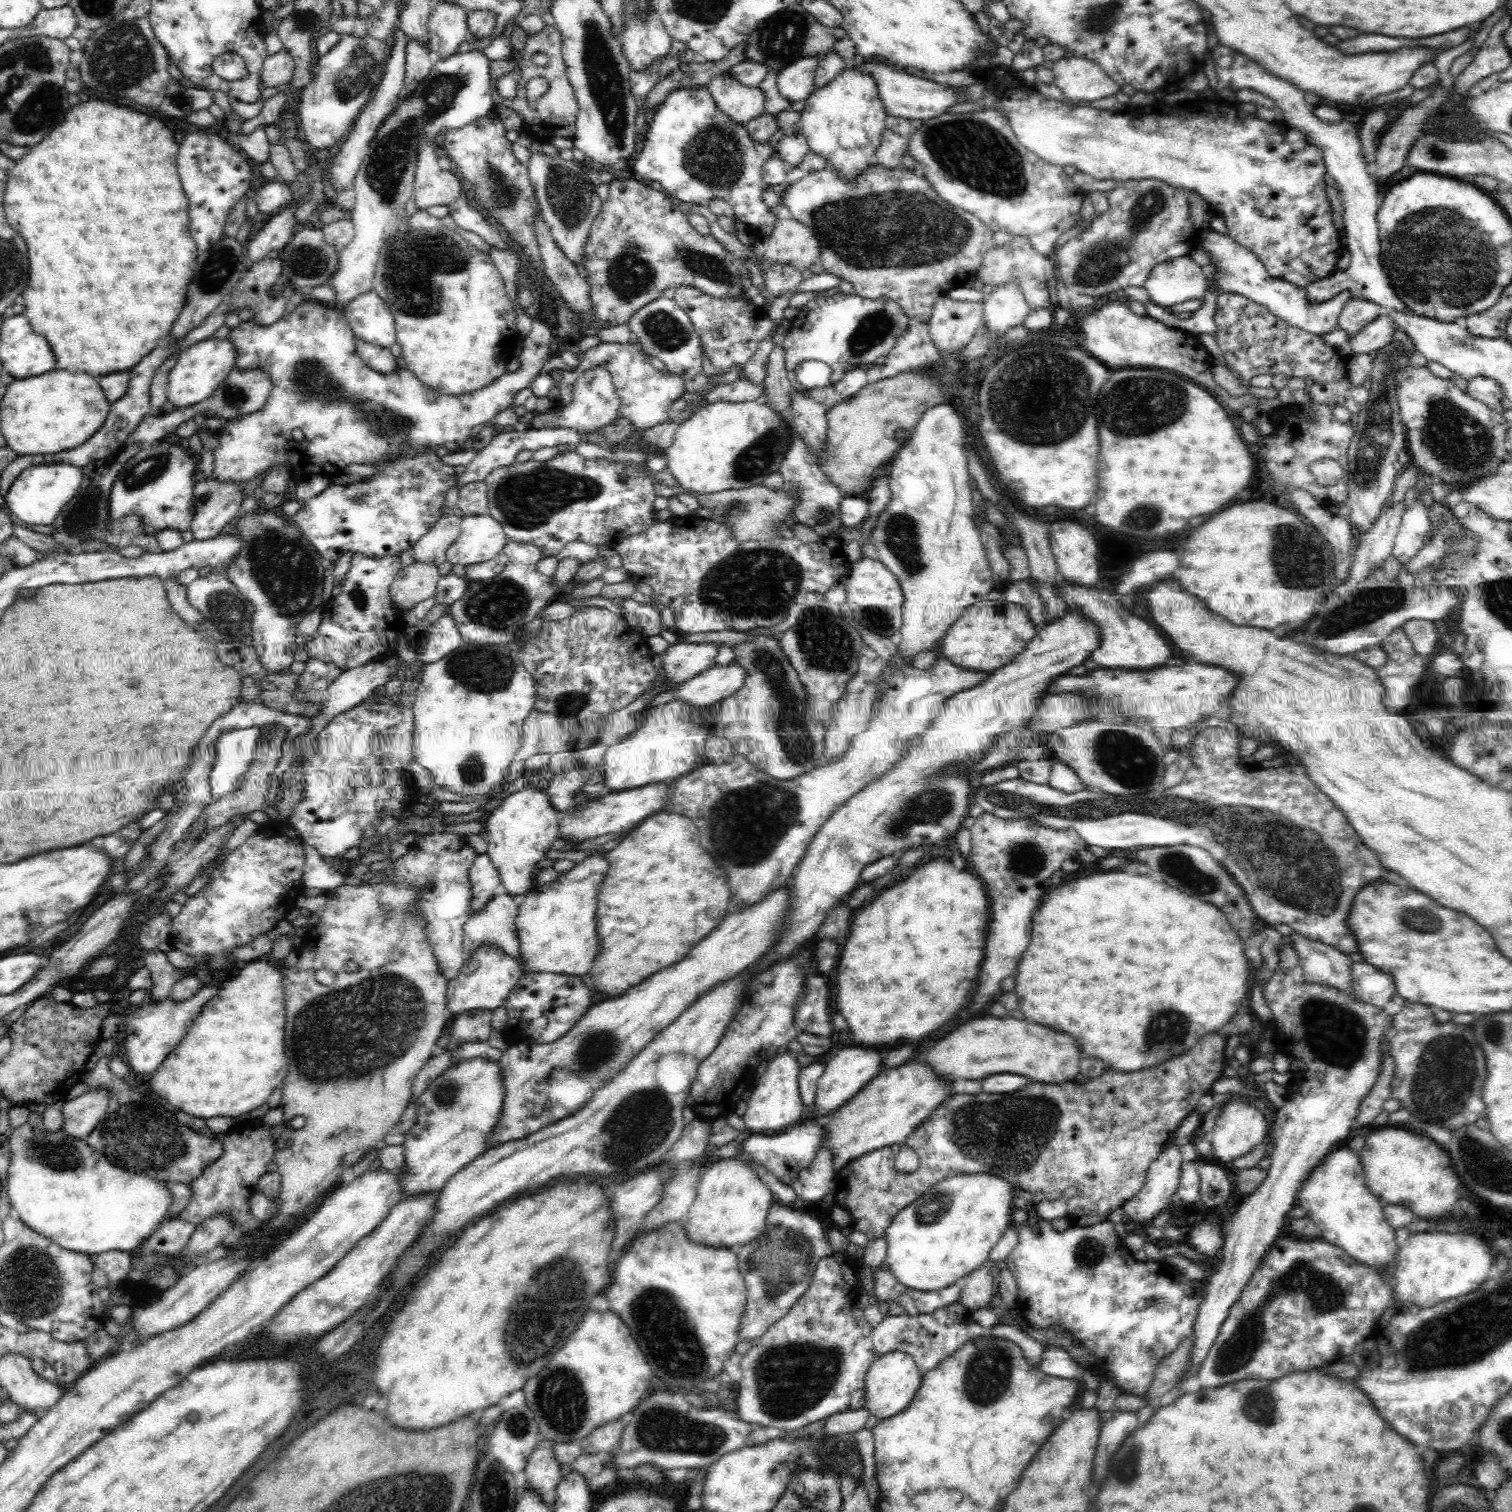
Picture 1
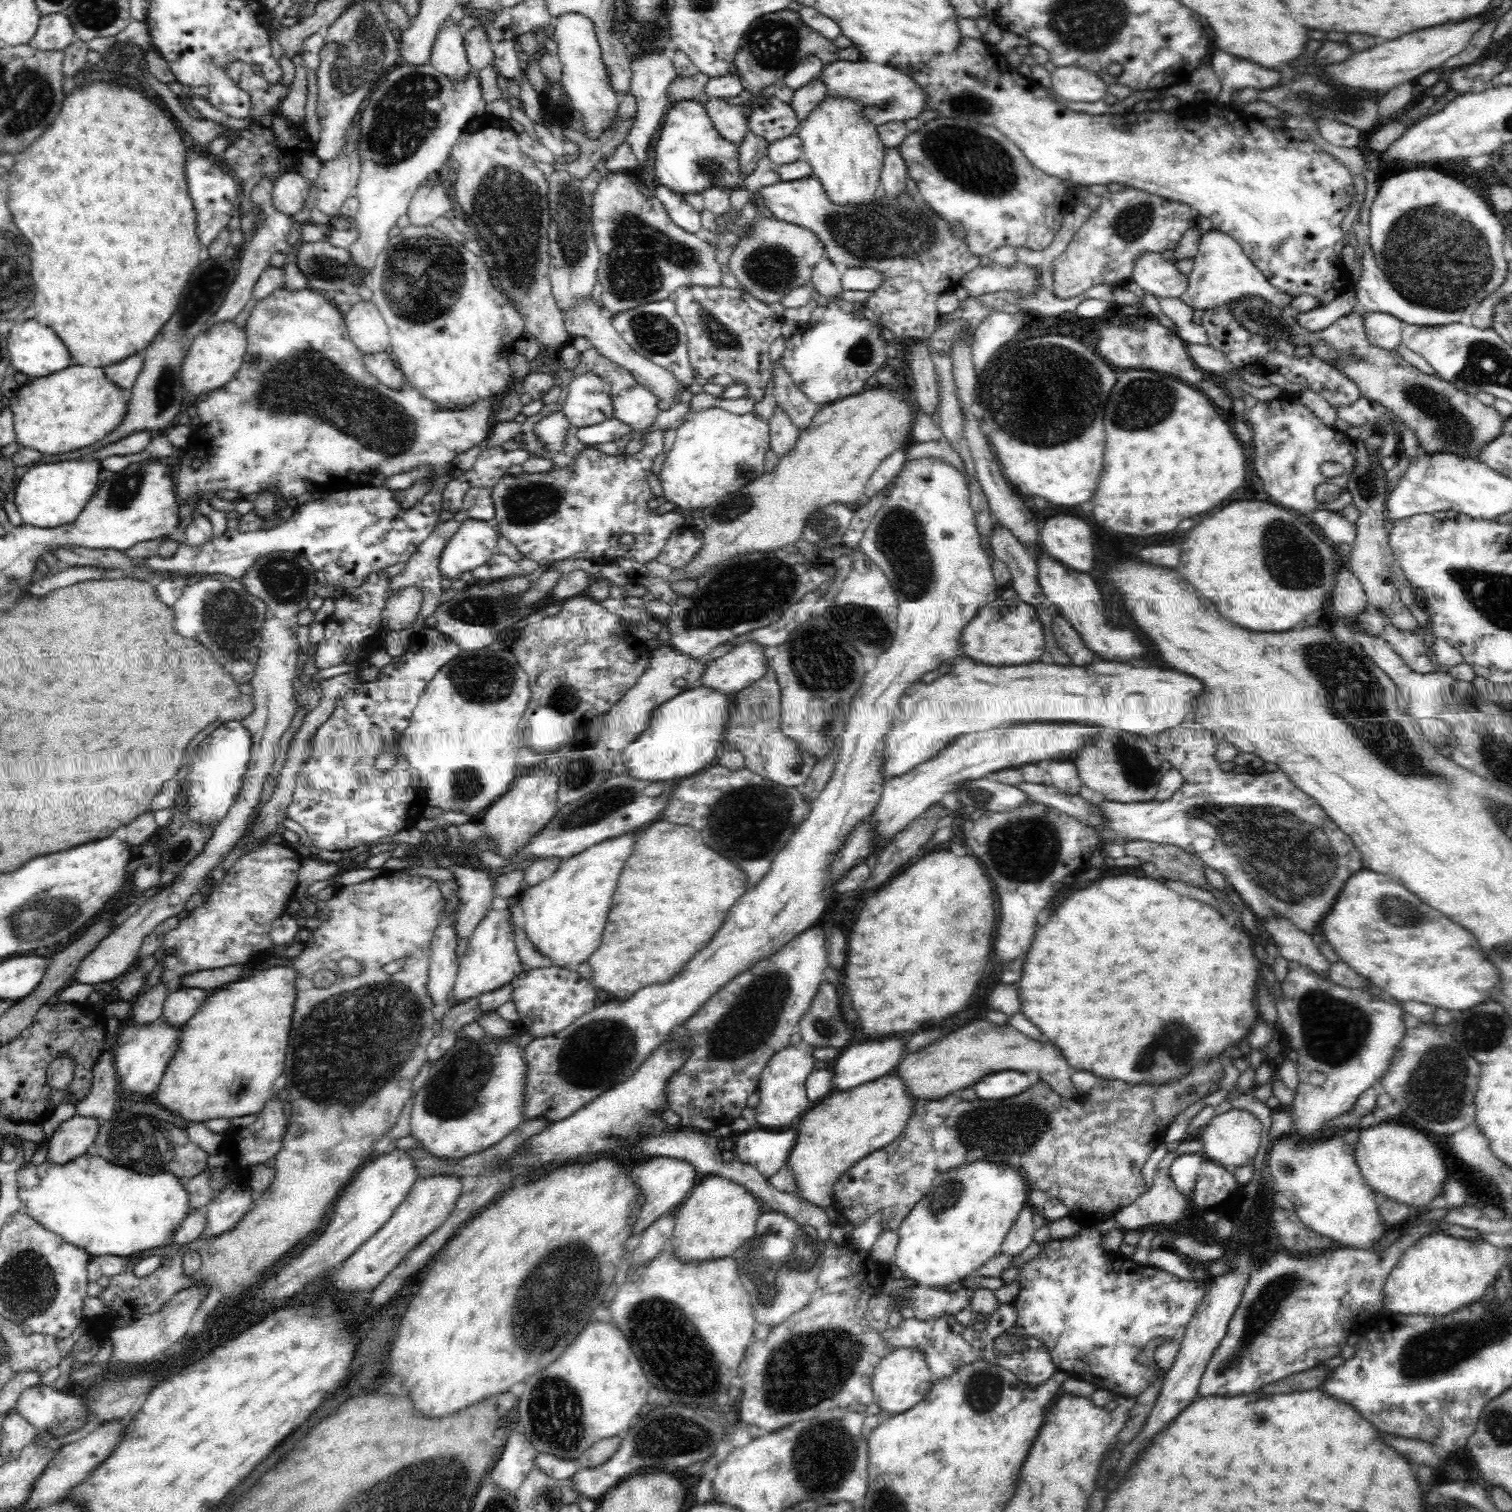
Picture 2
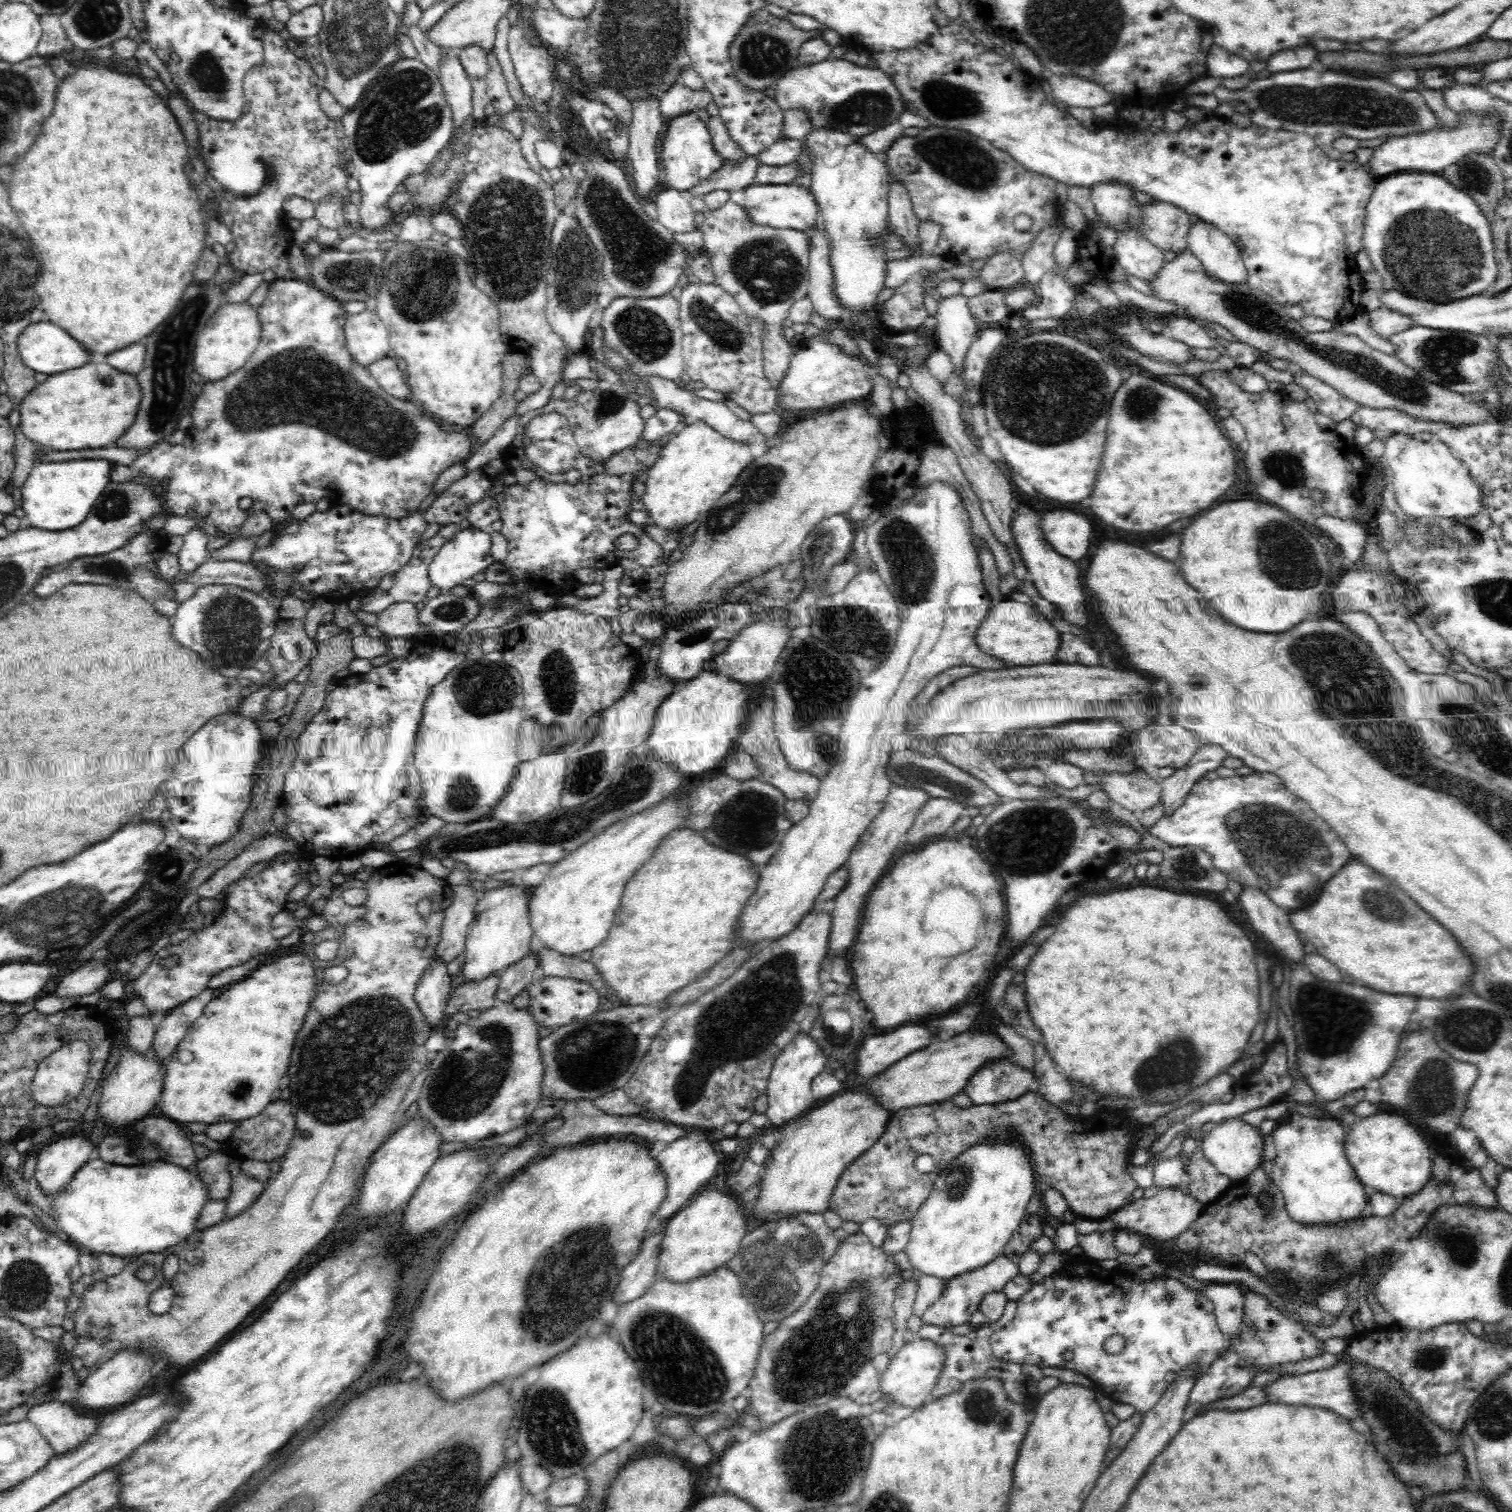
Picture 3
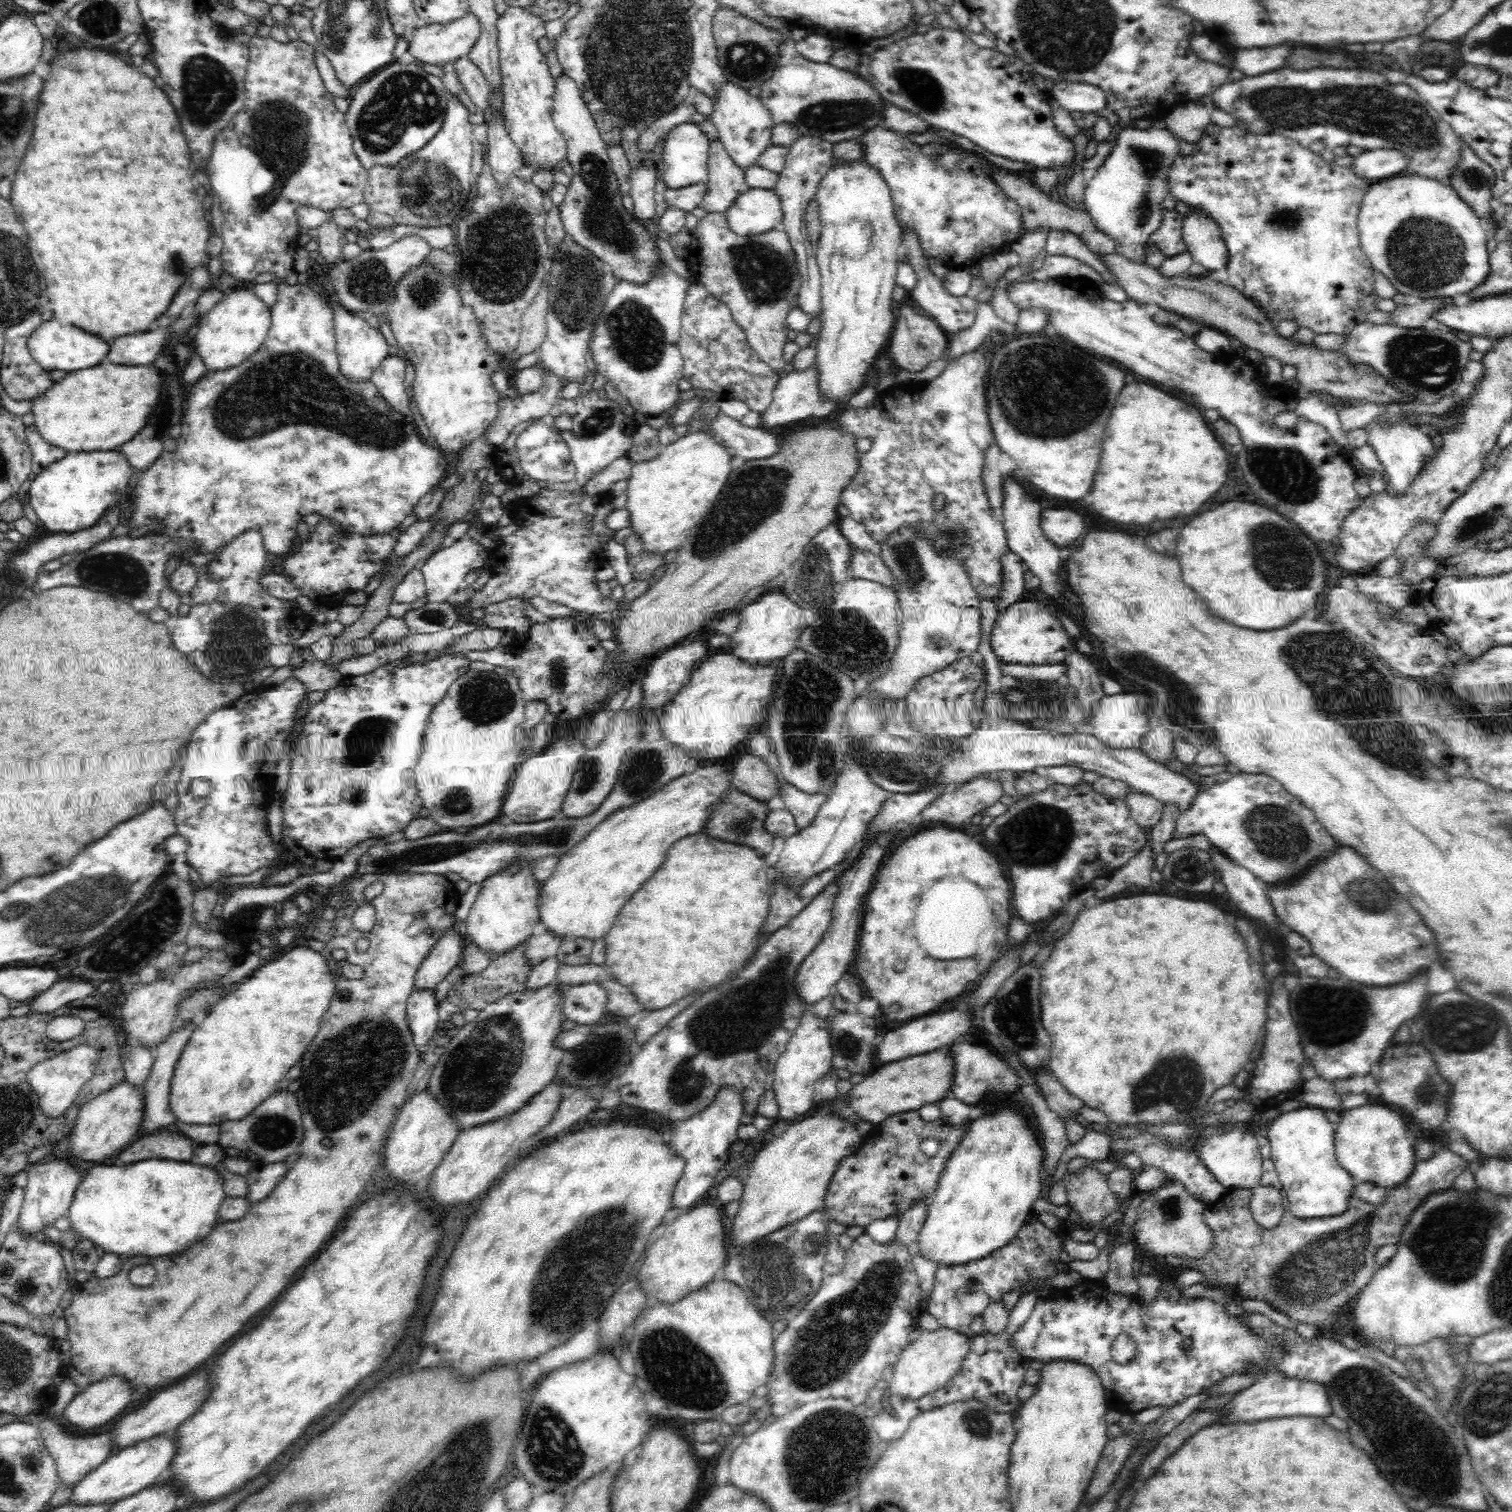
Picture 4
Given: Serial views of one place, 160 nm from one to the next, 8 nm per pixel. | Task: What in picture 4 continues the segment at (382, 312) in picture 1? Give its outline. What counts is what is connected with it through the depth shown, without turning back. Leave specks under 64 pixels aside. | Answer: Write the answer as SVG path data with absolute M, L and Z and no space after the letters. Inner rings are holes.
M336 303L332 304L332 311L334 311L335 347L340 373L352 383L371 381L376 368L394 350L387 345L382 333L370 327L366 320L357 318L355 314Z

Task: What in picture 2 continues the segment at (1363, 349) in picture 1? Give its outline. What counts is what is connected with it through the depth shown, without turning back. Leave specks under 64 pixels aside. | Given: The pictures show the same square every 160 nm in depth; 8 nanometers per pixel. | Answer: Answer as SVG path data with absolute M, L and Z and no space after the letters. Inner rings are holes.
M1372 312L1363 320L1368 341L1384 350L1396 350L1401 344L1403 326L1398 318L1382 312Z

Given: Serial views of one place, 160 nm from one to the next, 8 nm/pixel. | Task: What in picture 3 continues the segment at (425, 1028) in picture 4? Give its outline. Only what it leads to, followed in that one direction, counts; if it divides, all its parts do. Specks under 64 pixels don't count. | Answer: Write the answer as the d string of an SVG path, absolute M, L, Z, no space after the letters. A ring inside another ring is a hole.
M433 956L415 988L414 1001L432 1030L438 1029L446 1019L444 1009L453 990L447 965Z

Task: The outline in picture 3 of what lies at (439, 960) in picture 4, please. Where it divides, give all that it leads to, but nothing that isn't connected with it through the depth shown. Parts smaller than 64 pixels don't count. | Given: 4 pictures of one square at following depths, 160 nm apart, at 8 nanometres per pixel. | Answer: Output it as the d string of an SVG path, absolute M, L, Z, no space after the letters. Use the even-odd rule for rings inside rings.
M471 883L452 886L454 902L445 910L445 918L439 943L433 956L441 958L447 965L452 958L465 952L467 930L475 917L474 907L480 894L474 893Z

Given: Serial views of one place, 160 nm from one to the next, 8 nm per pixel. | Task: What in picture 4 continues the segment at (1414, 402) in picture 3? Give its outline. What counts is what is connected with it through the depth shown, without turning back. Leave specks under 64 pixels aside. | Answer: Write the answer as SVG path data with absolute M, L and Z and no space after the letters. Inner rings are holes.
M1120 254L1098 256L1096 259L1104 262L1106 269L1114 275L1114 280L1136 303L1157 304L1163 310L1174 312L1198 323L1202 322L1211 329L1234 336L1248 348L1254 348L1264 357L1277 358L1282 364L1294 365L1297 368L1296 383L1309 391L1325 392L1335 398L1356 399L1358 402L1375 402L1376 404L1392 404L1399 400L1409 400L1409 396L1402 395L1394 385L1386 379L1378 377L1375 370L1369 366L1352 366L1349 358L1339 350L1321 351L1311 344L1299 344L1295 338L1282 338L1276 332L1276 324L1268 319L1268 315L1260 306L1252 303L1244 294L1230 285L1224 285L1211 276L1196 275L1176 276L1166 278L1159 270L1152 269L1146 264L1137 264L1127 260Z

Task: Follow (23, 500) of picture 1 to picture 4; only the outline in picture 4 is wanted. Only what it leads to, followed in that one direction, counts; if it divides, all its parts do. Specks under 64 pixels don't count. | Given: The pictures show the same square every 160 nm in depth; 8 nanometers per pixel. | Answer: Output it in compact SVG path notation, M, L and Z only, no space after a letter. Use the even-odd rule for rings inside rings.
M112 450L67 454L33 476L26 494L30 514L54 533L74 533L96 526L108 508L128 496L128 482L134 477L124 454Z

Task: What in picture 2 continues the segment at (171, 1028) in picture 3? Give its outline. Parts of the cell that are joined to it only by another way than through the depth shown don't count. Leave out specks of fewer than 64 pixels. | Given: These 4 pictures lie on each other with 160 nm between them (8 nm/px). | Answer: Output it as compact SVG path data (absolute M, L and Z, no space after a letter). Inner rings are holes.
M183 987L176 990L167 996L161 1020L173 1028L183 1028L207 999L206 991L199 988Z

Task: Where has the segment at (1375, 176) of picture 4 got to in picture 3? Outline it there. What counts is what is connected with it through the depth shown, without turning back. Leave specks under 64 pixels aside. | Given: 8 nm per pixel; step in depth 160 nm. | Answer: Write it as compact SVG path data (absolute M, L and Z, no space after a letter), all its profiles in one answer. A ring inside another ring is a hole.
M1473 112L1458 113L1458 124L1454 128L1436 126L1428 132L1420 134L1408 134L1408 136L1392 136L1374 150L1367 162L1367 169L1376 176L1392 176L1404 170L1416 170L1416 172L1436 172L1444 170L1446 166L1455 163L1466 155L1488 155L1496 146L1500 136L1501 118L1499 114L1483 116Z

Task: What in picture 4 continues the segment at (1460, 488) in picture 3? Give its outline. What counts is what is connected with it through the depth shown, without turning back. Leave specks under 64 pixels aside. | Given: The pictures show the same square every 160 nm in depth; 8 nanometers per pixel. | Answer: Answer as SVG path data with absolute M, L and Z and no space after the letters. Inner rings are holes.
M1374 421L1367 429L1367 443L1372 446L1378 460L1384 467L1390 486L1403 495L1415 481L1416 475L1423 469L1429 458L1435 453L1430 437L1412 423L1392 423L1380 425Z

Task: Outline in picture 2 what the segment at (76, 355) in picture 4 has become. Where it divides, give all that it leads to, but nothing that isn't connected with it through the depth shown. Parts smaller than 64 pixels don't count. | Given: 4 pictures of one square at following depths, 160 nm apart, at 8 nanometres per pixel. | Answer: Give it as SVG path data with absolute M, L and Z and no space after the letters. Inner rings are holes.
M36 319L14 322L7 339L10 363L18 372L30 378L46 377L71 366L68 347L54 334L52 328L42 326L40 322L36 322Z

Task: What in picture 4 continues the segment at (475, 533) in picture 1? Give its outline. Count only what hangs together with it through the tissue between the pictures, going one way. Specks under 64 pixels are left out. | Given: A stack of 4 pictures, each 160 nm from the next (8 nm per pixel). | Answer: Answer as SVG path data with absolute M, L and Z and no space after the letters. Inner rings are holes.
M476 537L454 541L453 543L438 549L421 566L421 573L425 580L425 597L430 602L446 602L449 596L456 594L464 586L464 578L468 572L474 569L487 568L491 560L485 558L492 557L492 553L484 550L478 543Z

